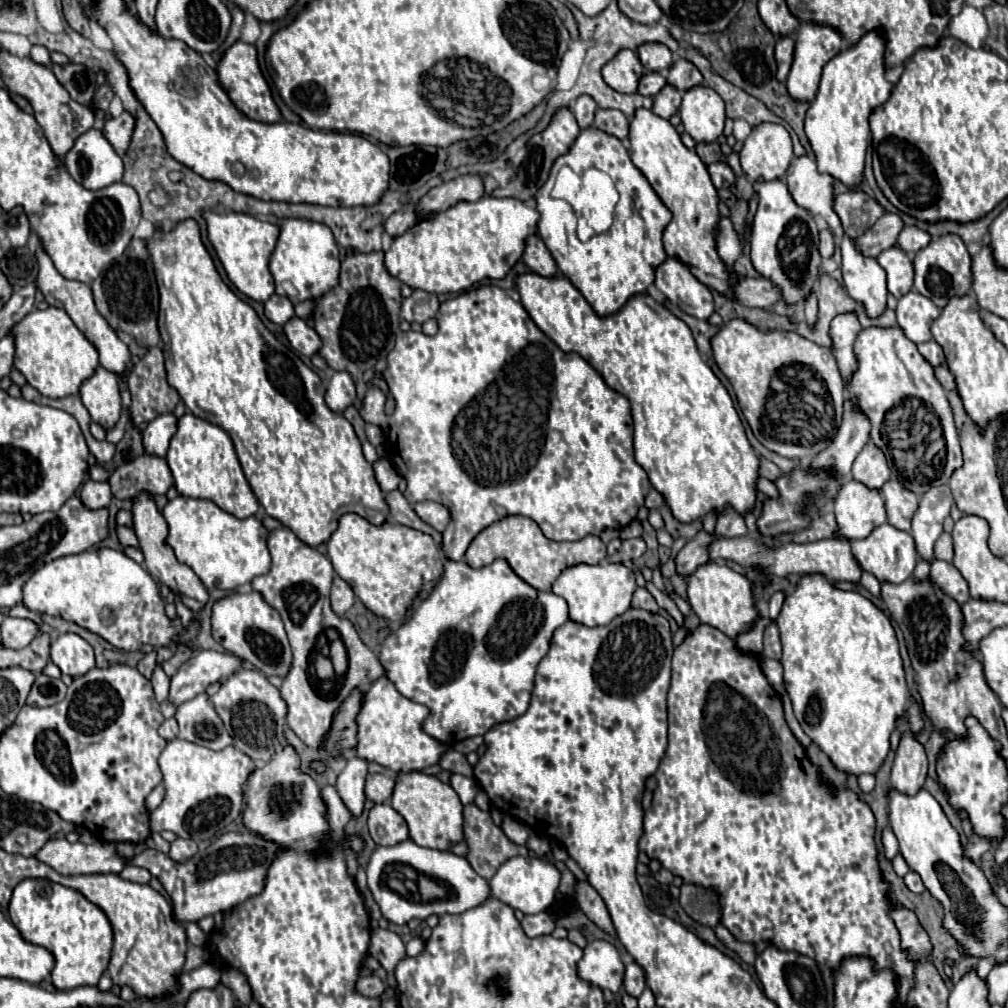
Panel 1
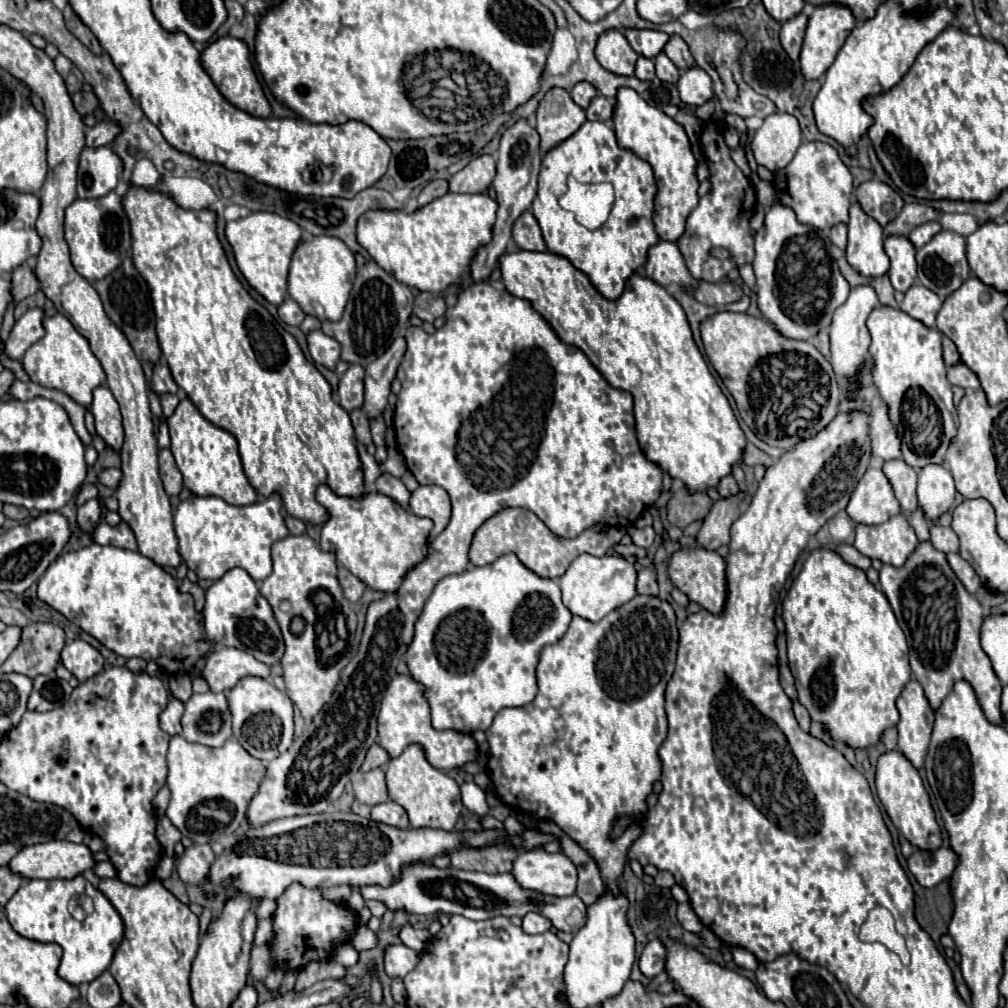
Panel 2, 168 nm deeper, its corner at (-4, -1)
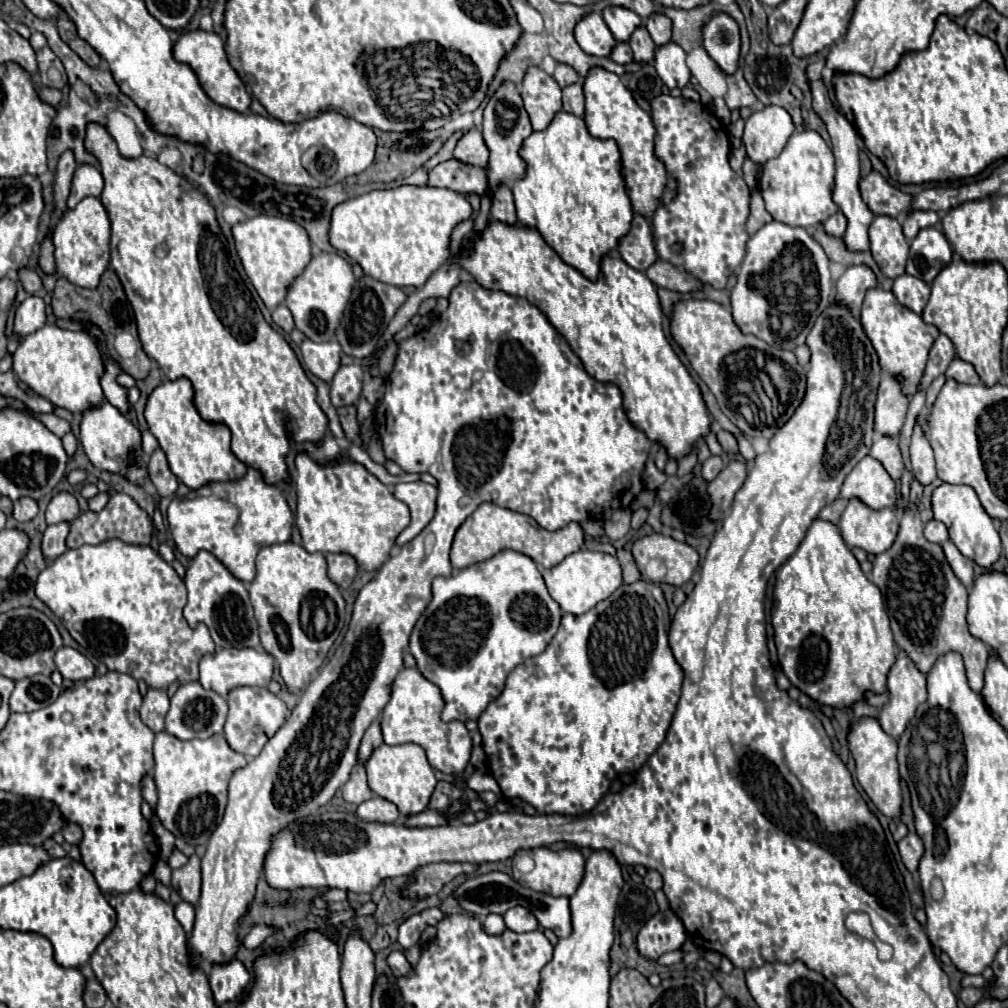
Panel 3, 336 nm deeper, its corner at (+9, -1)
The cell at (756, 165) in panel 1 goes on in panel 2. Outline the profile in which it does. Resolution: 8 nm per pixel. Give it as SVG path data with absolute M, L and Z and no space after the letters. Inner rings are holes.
M773 113L765 117L765 123L755 131L751 149L755 161L767 167L771 173L787 167L801 145L799 121L789 113Z

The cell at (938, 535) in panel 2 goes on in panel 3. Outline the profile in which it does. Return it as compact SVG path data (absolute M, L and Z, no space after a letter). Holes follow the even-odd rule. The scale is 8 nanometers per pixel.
M930 521L930 523L926 523L926 527L924 527L924 537L930 541L930 543L944 543L944 539L948 539L948 529L944 527L944 523L940 523L940 521Z

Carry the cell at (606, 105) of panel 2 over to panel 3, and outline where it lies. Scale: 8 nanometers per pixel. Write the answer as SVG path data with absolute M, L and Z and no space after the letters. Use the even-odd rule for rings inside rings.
M580 83L568 85L568 87L562 89L562 93L564 93L564 97L562 97L564 111L582 117L584 115L584 91L582 91L582 85Z

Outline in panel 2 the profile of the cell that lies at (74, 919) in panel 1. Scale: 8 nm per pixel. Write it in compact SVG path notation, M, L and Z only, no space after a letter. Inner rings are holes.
M77 875L73 879L51 879L51 881L29 879L25 881L5 905L5 915L11 927L19 935L33 939L33 941L41 941L41 943L55 941L57 945L61 945L63 959L61 959L59 975L73 985L91 983L93 979L97 979L109 967L113 953L123 939L121 915L111 905L111 901L83 875ZM85 889L87 889L87 895L93 899L95 911L87 915L85 921L77 921L69 915L67 903L75 893L85 893Z

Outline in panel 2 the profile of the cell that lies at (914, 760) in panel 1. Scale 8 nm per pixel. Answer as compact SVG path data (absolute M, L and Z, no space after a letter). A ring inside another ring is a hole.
M911 679L903 687L901 695L897 697L897 709L901 713L901 719L897 723L897 747L917 769L921 769L933 729L933 709L917 679Z

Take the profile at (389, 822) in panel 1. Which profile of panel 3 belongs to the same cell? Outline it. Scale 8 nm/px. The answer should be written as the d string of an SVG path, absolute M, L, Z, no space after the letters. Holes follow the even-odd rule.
M378 795L360 803L356 815L364 821L378 821L378 823L396 823L400 819L400 813L398 813L396 805L378 797Z

